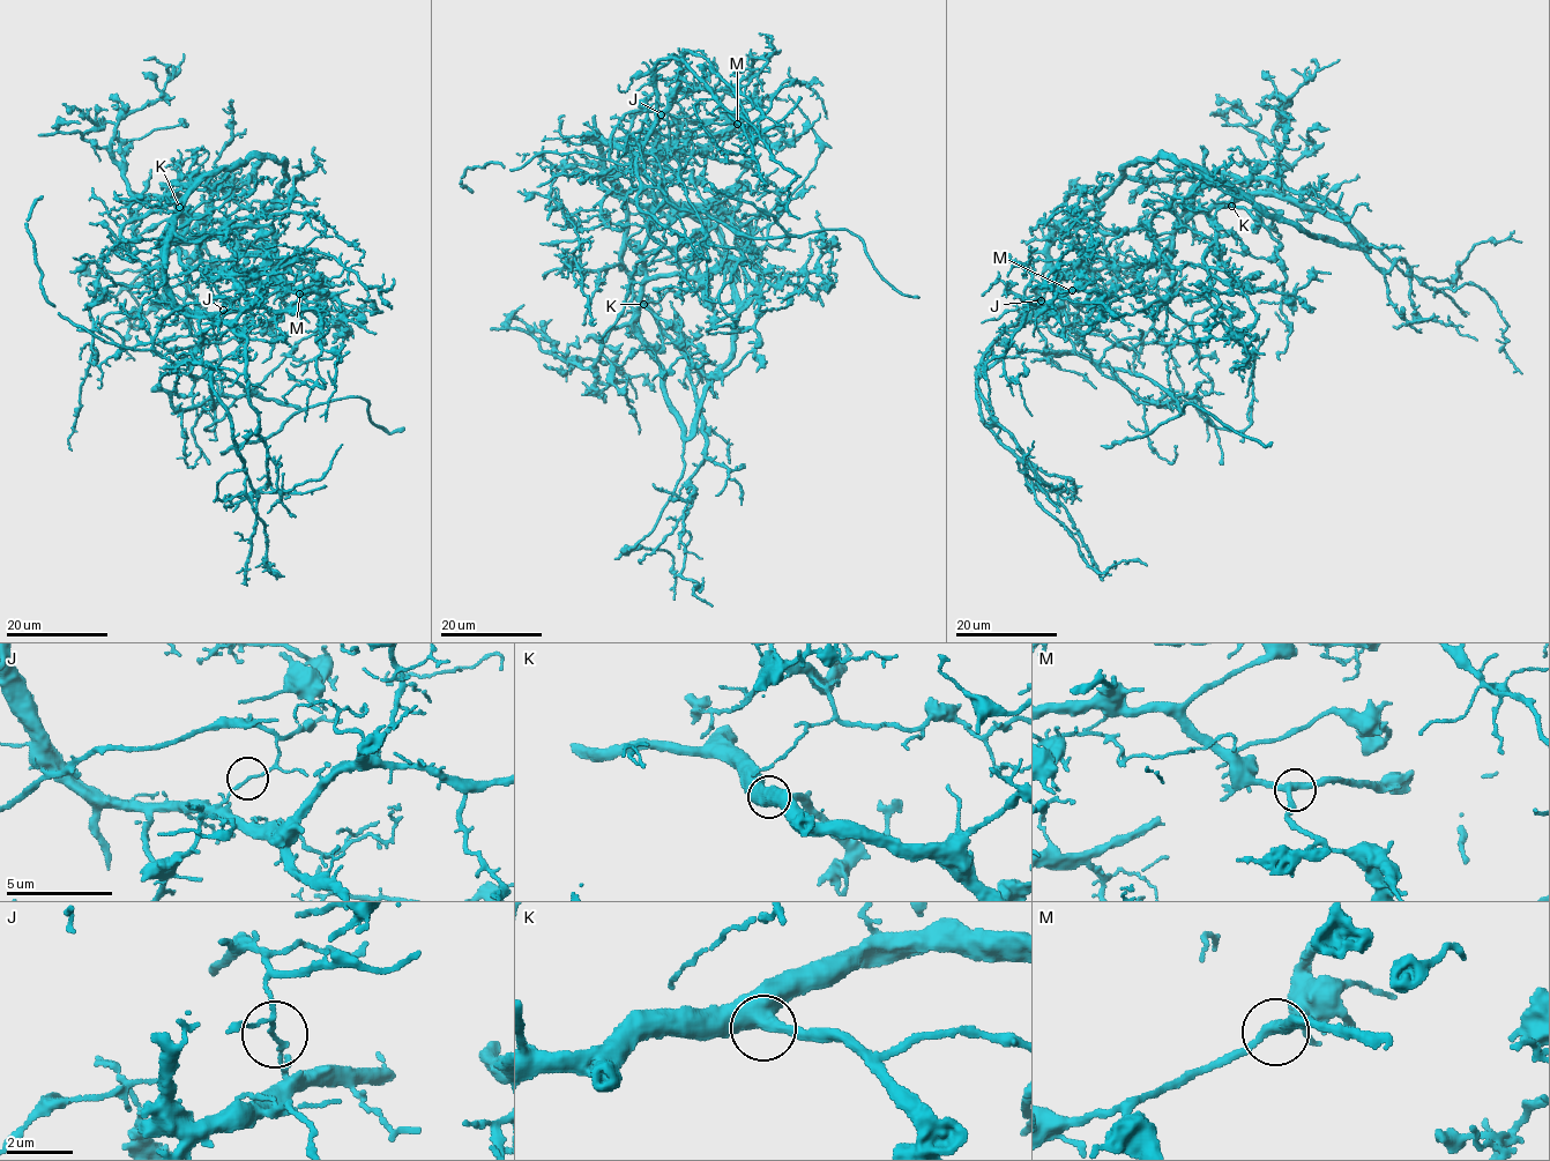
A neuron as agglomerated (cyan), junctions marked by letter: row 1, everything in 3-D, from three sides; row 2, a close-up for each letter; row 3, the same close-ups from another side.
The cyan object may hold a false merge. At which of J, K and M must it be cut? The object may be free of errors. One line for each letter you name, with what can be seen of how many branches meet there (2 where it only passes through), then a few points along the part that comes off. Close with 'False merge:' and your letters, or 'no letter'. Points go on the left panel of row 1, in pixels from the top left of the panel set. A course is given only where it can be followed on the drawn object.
J: Branches: 2. Course of the part to remove: (223, 311), (224, 297), (189, 302), (163, 319), (153, 347), (213, 371), (274, 566)
False merge: J

